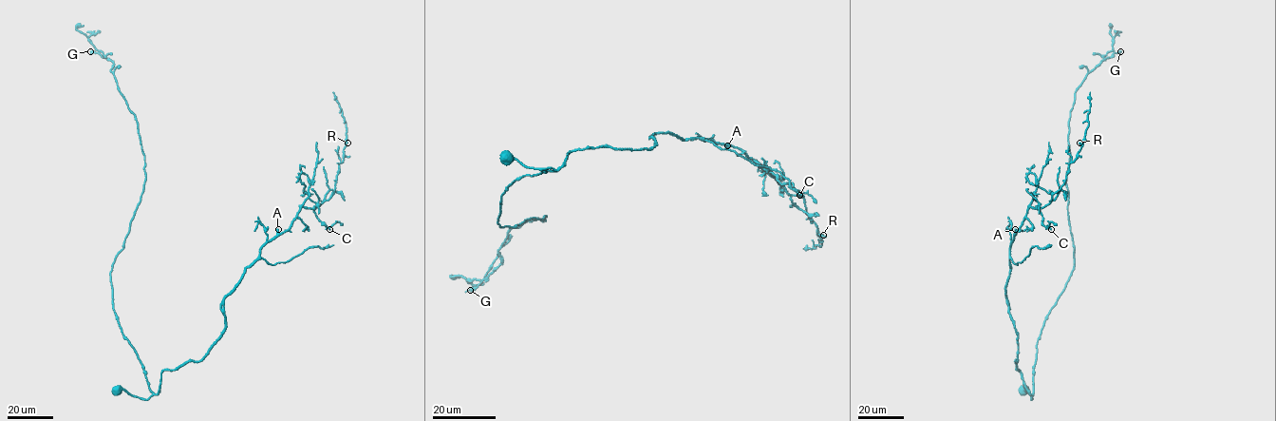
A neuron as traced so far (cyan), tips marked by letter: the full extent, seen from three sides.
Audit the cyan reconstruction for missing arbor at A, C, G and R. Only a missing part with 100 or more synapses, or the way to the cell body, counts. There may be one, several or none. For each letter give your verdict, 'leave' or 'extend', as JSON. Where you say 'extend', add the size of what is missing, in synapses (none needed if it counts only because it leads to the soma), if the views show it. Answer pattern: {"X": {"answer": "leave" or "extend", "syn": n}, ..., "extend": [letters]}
{"A": {"answer": "extend", "syn": 250}, "C": {"answer": "leave"}, "G": {"answer": "leave"}, "R": {"answer": "leave"}, "extend": ["A"]}

